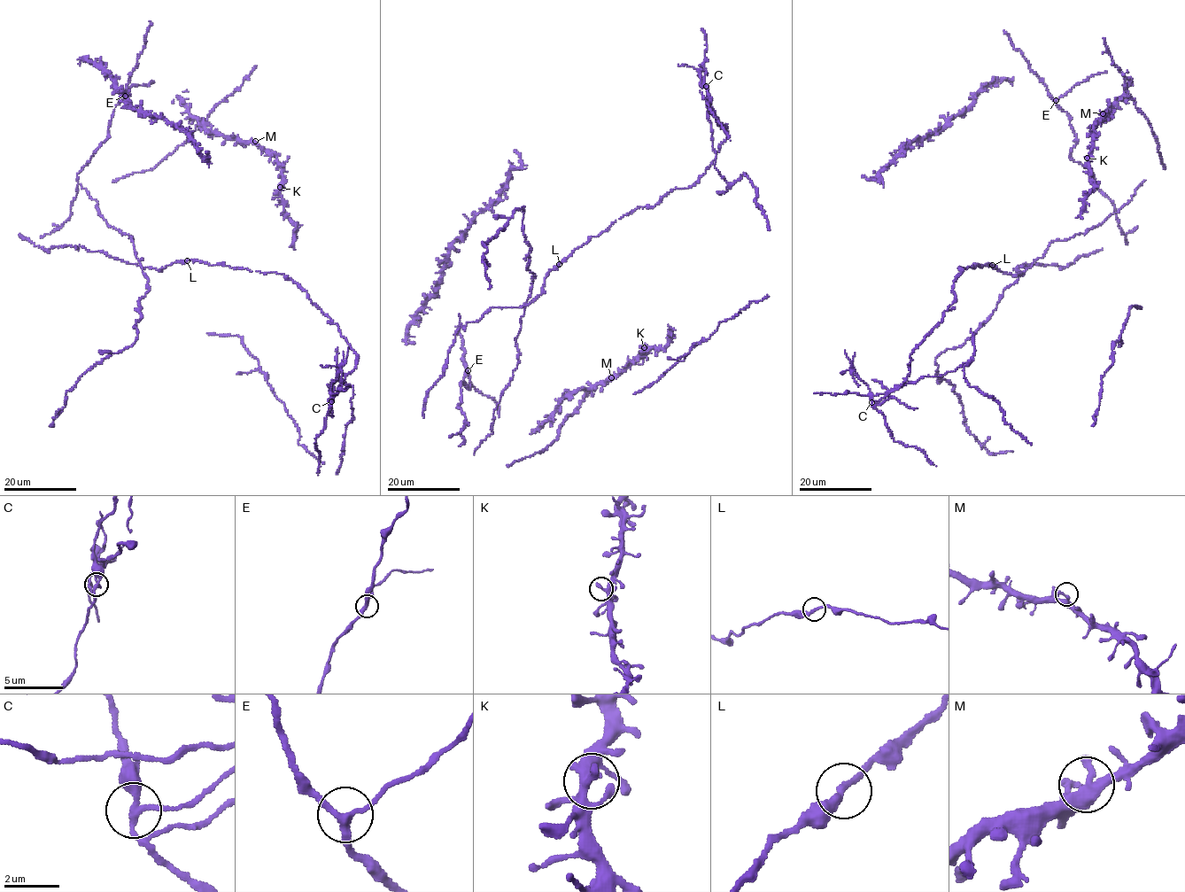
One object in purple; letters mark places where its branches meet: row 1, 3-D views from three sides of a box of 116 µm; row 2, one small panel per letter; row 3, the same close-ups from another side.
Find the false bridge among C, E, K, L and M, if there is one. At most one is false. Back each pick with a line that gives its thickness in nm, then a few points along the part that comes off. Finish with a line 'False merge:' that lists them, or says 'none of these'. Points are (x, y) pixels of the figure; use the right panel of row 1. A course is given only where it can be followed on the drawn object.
C: Thickness 240 nm
False merge: C

